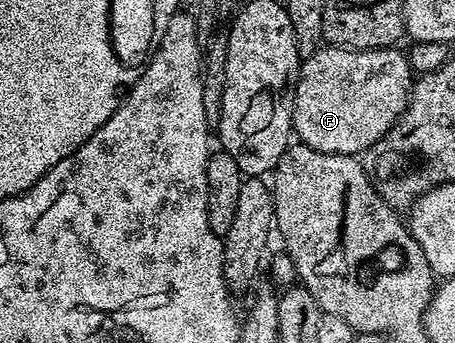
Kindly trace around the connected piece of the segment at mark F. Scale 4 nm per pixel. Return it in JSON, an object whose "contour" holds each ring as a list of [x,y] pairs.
{"contour":[[[320,47],[312,57],[306,58],[300,64],[299,72],[293,82],[293,108],[291,110],[291,123],[293,133],[302,144],[316,149],[322,153],[350,153],[362,155],[377,139],[385,136],[398,121],[399,117],[407,109],[407,101],[411,98],[411,86],[413,84],[413,70],[406,52],[403,53],[399,47],[388,47],[385,49],[336,49],[334,47]]]}

